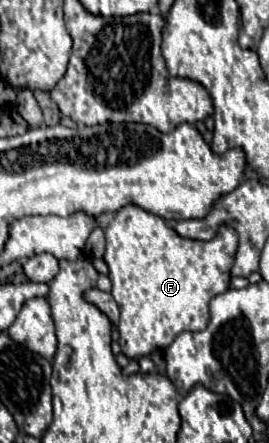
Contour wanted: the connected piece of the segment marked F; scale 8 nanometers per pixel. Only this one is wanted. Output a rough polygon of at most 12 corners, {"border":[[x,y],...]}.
{"border":[[137,205],[103,259],[125,357],[209,325],[237,233],[183,239]]}

